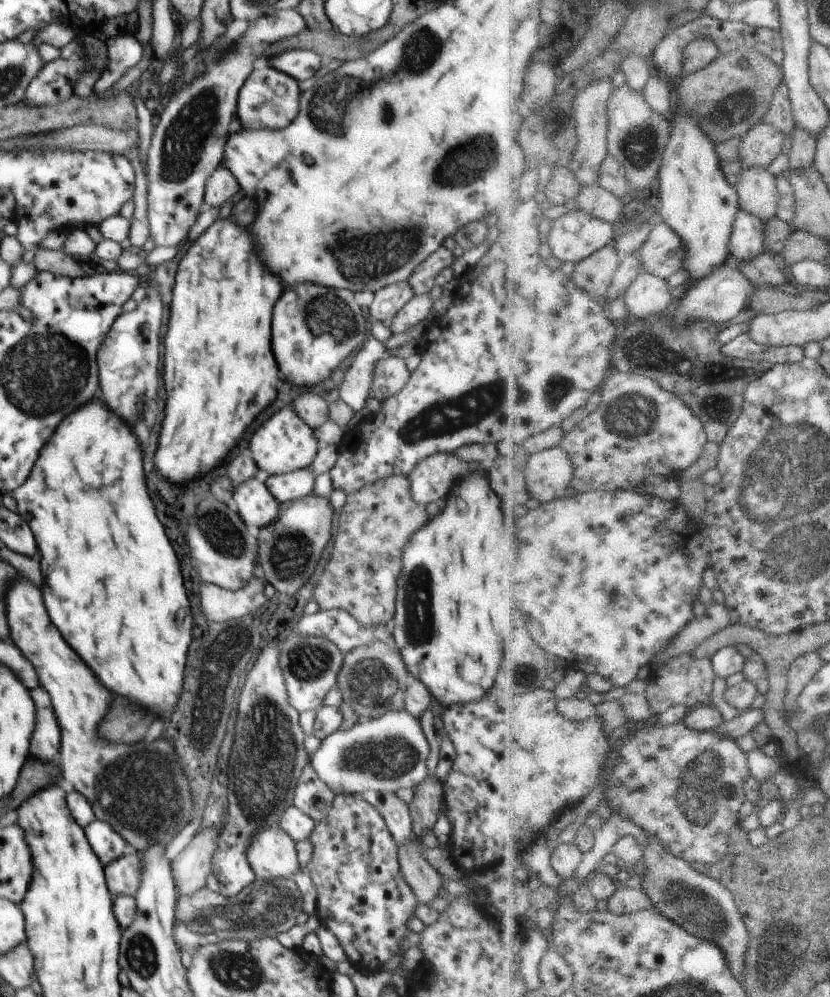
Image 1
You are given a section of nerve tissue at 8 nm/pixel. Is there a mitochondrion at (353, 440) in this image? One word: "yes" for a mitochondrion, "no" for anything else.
no

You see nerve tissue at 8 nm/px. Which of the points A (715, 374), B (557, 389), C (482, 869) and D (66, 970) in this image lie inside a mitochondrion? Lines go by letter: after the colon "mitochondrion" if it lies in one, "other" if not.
A: mitochondrion
B: mitochondrion
C: other
D: other

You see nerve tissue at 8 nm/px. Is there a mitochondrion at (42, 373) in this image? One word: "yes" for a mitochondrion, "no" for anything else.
yes

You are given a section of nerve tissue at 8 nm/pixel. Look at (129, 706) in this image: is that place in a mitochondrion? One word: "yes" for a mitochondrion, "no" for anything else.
no

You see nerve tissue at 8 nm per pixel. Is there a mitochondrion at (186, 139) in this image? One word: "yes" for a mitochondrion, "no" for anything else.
yes

